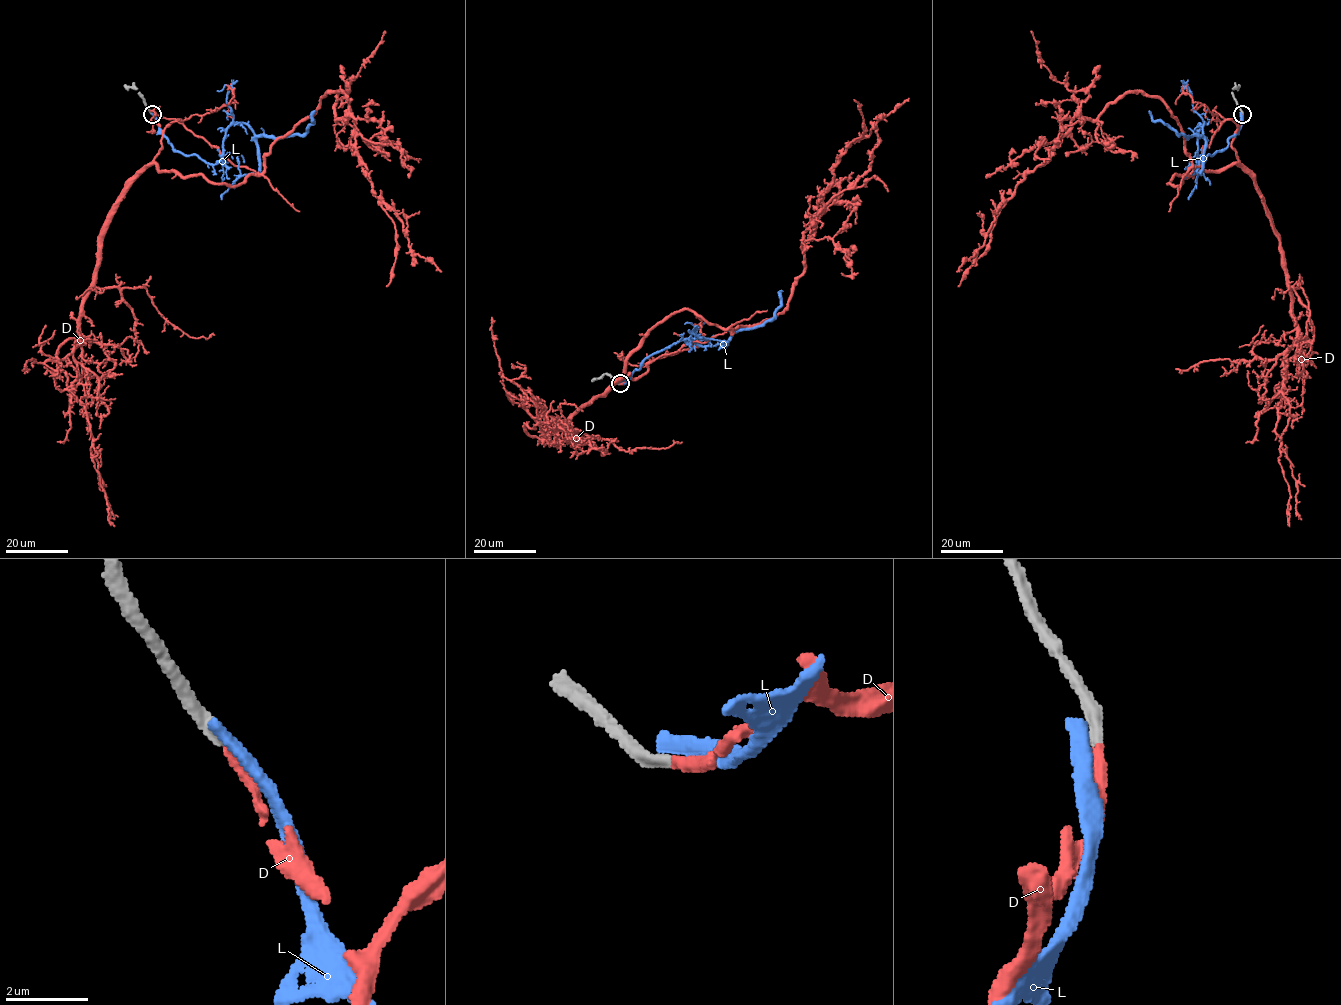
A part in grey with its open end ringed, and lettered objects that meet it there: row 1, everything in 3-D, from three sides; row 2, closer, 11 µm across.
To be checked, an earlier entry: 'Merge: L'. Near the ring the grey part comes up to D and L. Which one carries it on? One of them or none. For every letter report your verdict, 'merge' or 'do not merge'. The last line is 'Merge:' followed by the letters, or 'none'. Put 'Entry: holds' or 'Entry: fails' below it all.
D: merge
L: do not merge
Merge: D
Entry: fails

